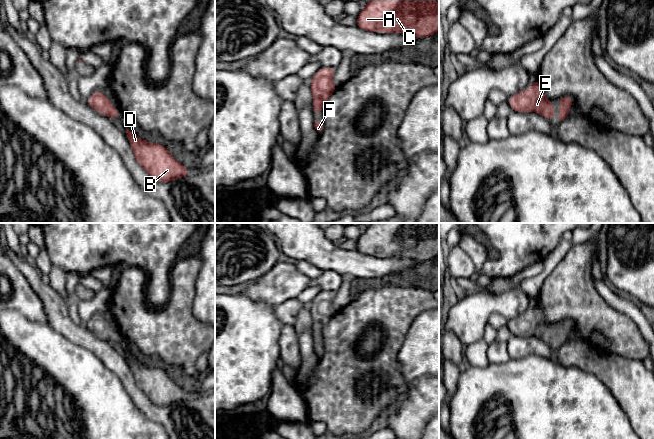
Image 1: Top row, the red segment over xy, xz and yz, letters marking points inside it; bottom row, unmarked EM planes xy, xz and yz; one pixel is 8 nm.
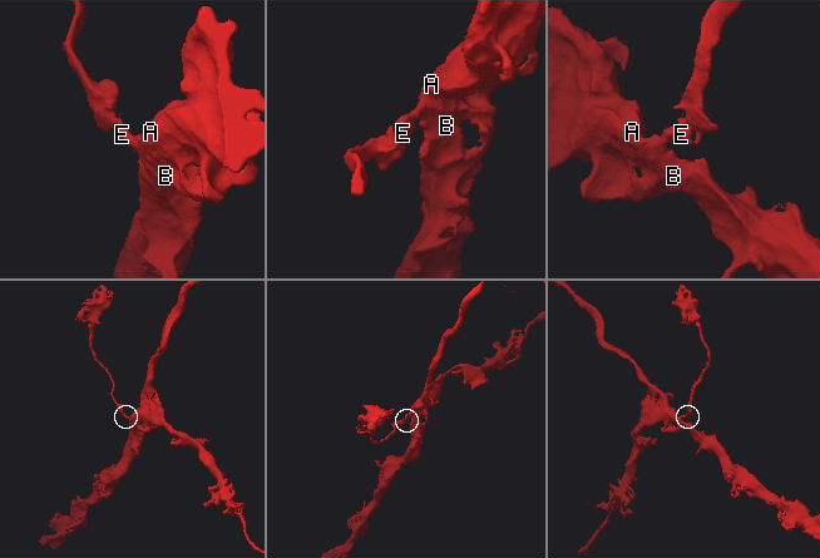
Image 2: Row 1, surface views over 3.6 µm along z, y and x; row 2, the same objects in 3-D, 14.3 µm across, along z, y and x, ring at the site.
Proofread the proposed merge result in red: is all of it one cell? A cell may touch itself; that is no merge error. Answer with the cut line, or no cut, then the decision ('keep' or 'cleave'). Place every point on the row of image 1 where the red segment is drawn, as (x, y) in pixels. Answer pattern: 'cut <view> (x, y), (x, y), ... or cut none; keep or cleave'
cut none; keep

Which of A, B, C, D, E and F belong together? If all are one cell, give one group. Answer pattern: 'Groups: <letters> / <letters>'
Groups: A B C D E F

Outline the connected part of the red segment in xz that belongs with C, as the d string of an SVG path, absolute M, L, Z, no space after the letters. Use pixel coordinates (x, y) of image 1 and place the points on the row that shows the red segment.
M372 0L357 16L357 27L369 32L408 32L418 38L437 34L439 30L439 0Z

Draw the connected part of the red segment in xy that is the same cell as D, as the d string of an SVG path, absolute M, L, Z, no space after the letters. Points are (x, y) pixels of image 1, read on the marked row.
M127 128L125 130L136 161L153 180L164 183L191 173L163 144L148 143Z

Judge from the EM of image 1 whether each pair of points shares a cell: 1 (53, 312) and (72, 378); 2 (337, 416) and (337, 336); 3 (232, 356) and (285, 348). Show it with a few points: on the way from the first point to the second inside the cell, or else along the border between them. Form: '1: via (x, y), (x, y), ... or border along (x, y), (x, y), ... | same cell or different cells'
1: border along (47, 323), (79, 346) | different cells
2: via (337, 396), (337, 356) | same cell
3: border along (283, 326), (279, 339), (279, 356) | different cells

